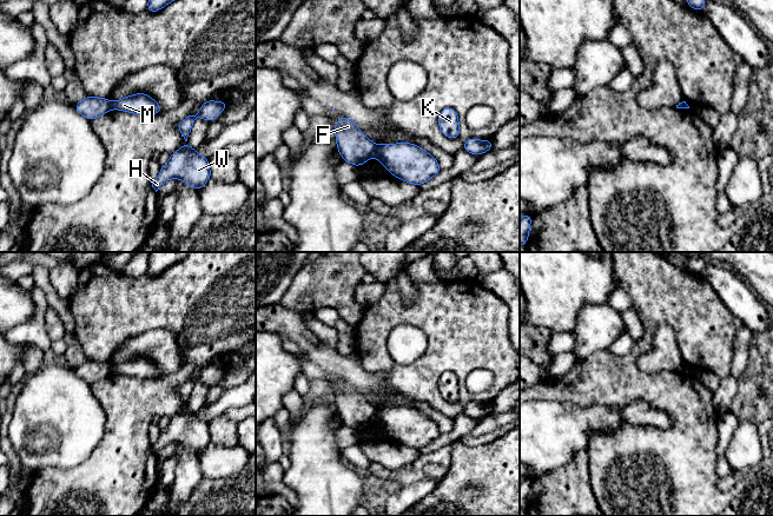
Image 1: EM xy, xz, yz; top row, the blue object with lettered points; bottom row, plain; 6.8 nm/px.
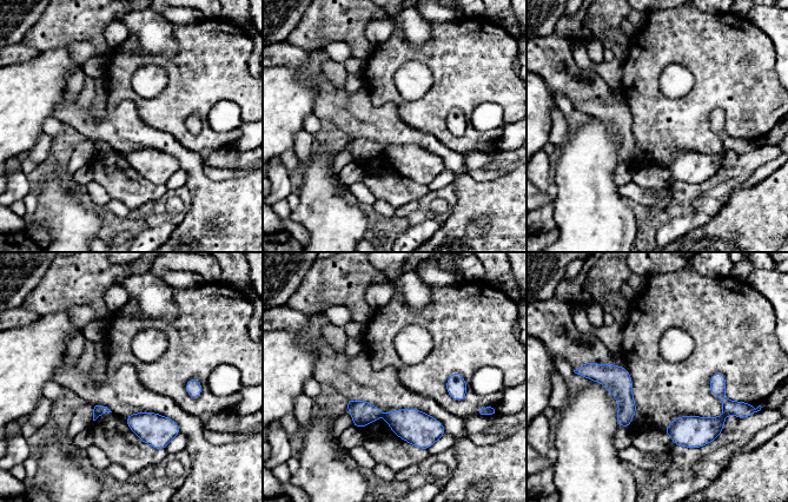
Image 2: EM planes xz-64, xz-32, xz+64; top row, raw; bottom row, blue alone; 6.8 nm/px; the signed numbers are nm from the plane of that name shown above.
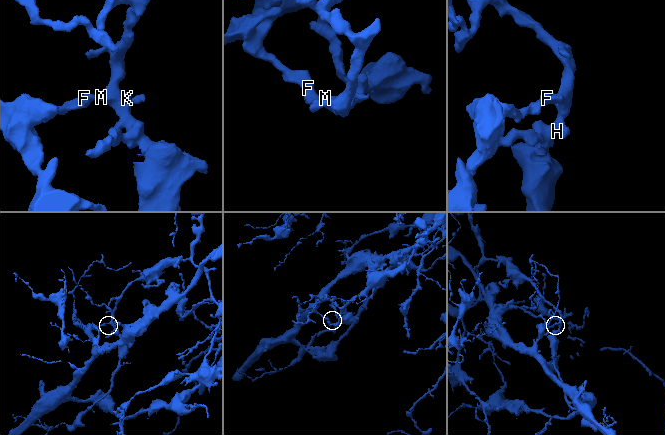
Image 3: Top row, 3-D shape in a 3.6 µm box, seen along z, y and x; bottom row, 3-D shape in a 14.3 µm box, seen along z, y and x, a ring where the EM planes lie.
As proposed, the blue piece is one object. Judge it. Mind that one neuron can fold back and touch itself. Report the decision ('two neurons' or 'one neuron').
two neurons

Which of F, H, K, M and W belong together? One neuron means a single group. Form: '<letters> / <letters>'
F / H K M W

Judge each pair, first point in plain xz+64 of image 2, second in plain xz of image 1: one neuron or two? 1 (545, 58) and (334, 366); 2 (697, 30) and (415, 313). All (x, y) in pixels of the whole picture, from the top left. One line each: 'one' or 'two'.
1: one
2: one

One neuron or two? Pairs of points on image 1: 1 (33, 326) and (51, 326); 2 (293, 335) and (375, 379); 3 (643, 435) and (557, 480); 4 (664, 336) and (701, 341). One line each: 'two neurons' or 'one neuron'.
1: two neurons
2: one neuron
3: two neurons
4: two neurons

